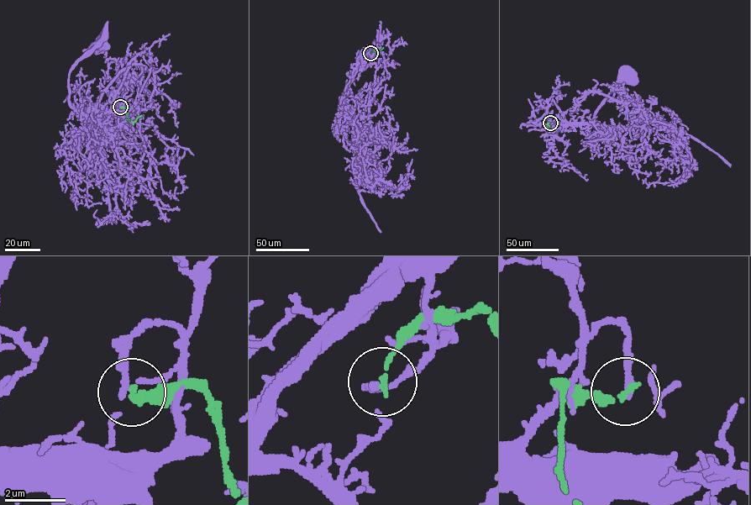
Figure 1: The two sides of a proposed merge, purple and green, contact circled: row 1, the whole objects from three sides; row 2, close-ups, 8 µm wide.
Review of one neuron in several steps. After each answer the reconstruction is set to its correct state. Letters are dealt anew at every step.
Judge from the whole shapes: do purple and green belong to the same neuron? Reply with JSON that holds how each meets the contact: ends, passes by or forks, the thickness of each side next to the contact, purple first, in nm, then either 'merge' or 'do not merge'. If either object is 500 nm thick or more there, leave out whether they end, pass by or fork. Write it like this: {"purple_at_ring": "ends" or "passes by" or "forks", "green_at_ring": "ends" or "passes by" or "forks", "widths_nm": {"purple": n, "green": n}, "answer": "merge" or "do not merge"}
{"purple_at_ring": "ends", "green_at_ring": "ends", "widths_nm": {"purple": 240, "green": 200}, "answer": "do not merge"}

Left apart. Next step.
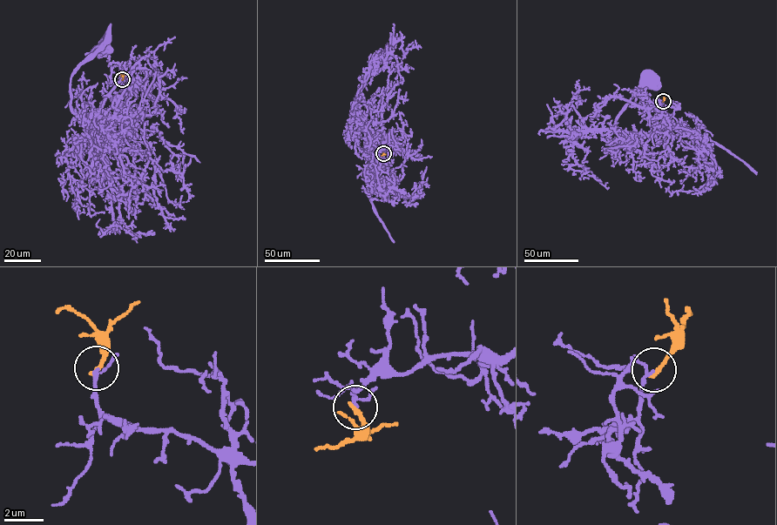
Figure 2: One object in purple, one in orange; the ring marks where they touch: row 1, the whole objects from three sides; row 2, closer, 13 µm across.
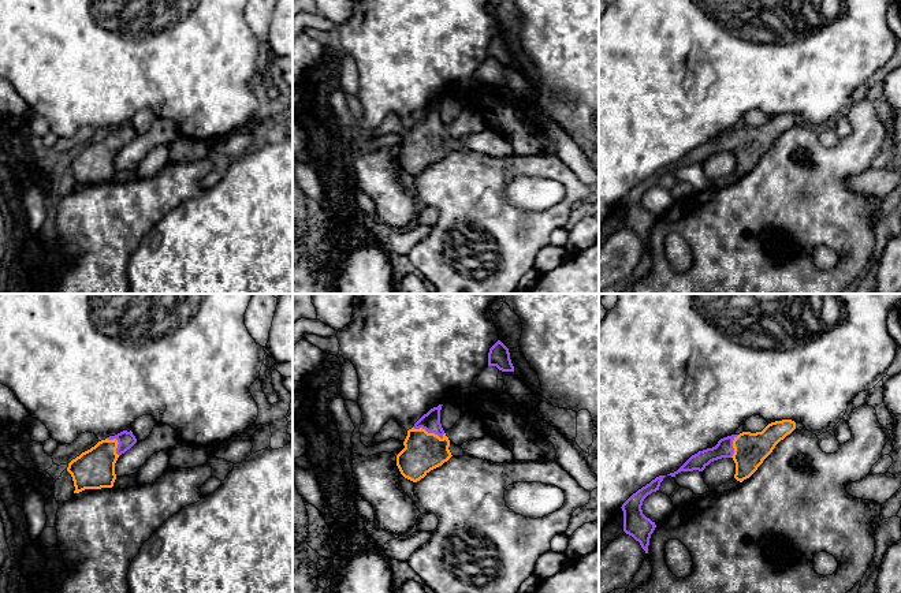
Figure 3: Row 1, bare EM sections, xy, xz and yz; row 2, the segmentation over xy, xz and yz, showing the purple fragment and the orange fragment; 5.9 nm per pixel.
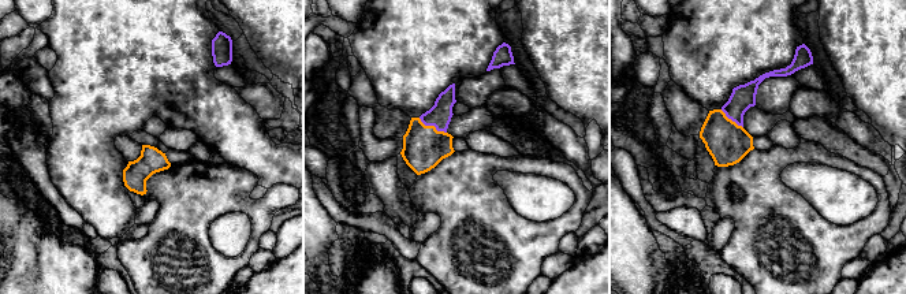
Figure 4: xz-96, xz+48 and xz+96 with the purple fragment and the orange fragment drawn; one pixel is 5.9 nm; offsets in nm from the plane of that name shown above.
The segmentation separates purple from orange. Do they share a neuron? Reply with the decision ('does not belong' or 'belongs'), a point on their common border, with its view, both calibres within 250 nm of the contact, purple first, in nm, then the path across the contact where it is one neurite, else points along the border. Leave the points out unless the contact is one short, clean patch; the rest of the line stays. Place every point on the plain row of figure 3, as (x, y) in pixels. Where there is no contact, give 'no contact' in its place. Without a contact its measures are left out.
belongs | xz (429, 126) | 110/220 nm | across xz (431, 115), (429, 126), (423, 145)

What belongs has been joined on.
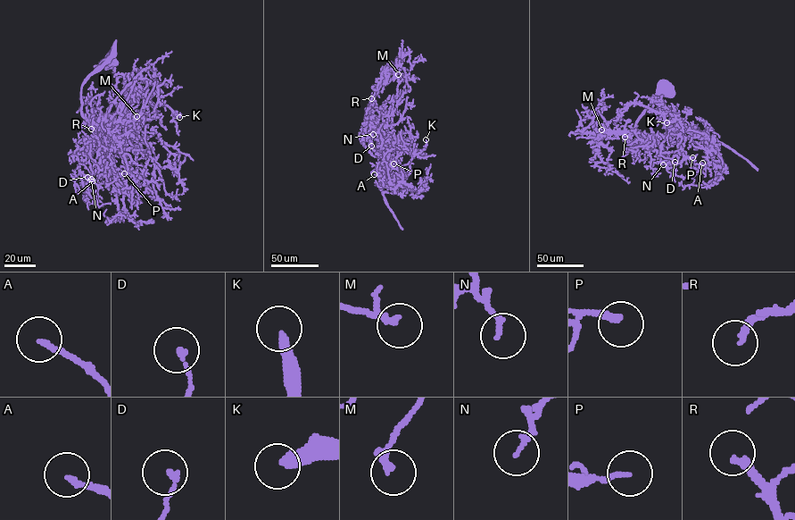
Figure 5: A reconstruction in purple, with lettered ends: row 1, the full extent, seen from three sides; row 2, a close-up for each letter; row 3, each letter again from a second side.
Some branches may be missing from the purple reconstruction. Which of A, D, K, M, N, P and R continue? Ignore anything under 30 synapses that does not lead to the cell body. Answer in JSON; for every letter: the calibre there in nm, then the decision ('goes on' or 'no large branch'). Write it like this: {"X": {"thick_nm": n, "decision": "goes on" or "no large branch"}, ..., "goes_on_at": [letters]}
{"A": {"thick_nm": 180, "decision": "no large branch"}, "D": {"thick_nm": 170, "decision": "no large branch"}, "K": {"thick_nm": 320, "decision": "goes on"}, "M": {"thick_nm": 150, "decision": "no large branch"}, "N": {"thick_nm": 170, "decision": "no large branch"}, "P": {"thick_nm": 190, "decision": "goes on"}, "R": {"thick_nm": 220, "decision": "goes on"}, "goes_on_at": ["K", "P", "R"]}

